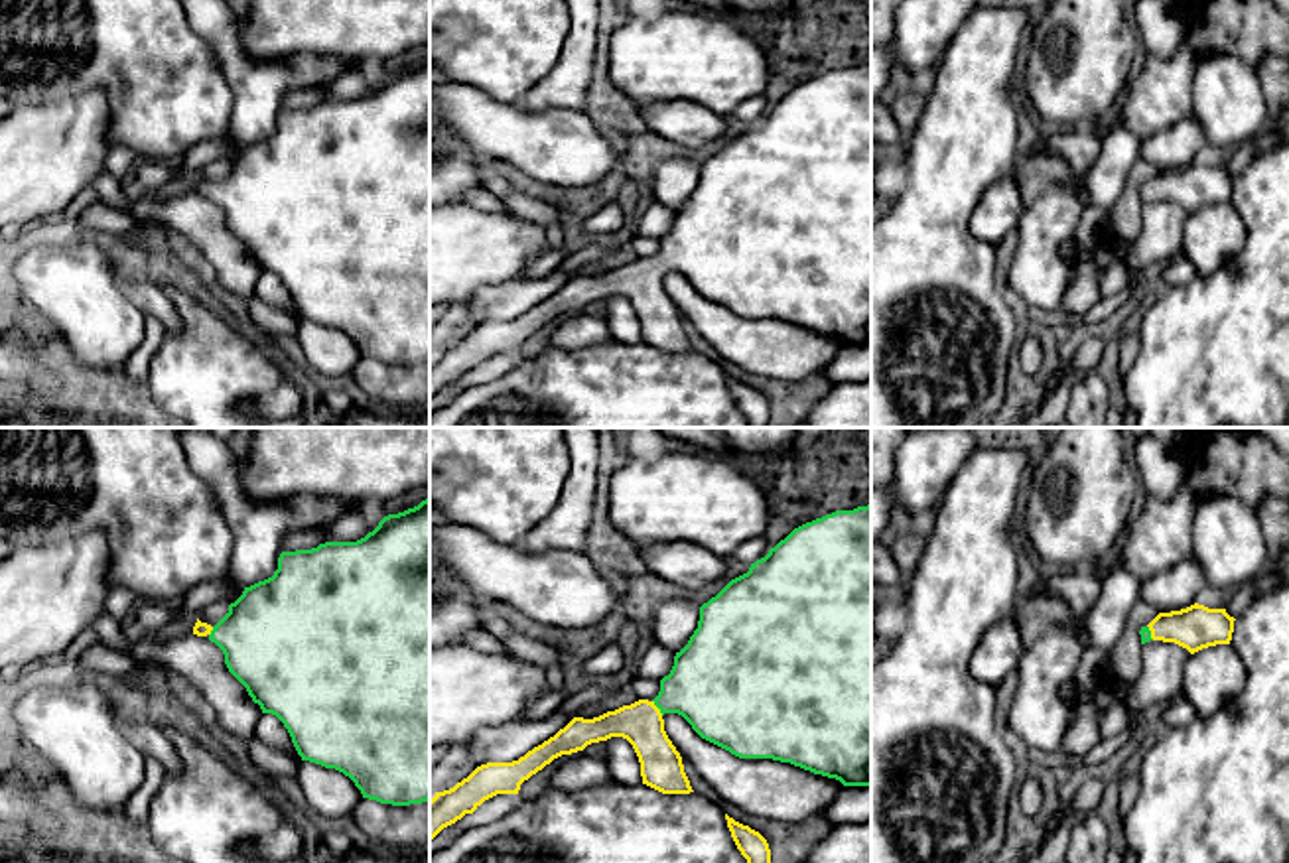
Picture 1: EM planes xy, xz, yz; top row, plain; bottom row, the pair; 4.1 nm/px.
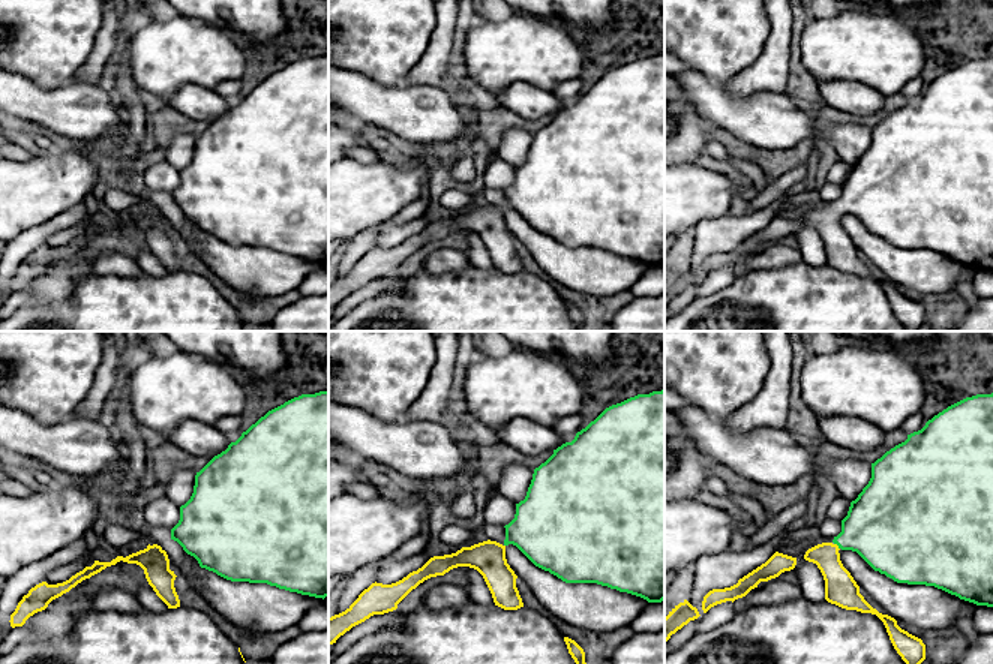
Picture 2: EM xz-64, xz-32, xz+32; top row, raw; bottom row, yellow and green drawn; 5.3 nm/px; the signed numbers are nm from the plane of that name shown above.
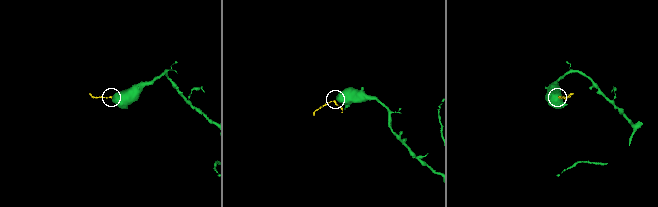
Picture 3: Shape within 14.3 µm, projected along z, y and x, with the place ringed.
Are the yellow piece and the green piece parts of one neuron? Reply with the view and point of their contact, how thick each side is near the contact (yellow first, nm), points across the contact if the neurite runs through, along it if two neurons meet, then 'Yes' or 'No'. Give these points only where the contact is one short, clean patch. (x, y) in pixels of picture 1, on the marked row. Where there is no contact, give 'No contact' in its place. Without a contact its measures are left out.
Touches yellow at xz (657, 708). Thickness 180 nm (yellow) against 360 nm. Path across: xz (641, 724), (657, 708), (684, 690), (714, 686). Yes

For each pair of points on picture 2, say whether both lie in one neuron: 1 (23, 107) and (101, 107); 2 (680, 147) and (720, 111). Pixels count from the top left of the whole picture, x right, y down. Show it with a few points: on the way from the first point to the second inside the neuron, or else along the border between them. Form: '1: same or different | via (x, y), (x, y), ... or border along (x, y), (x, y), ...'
1: same | via (42, 107), (81, 107)
2: different | border along (686, 96), (693, 110), (713, 126)

